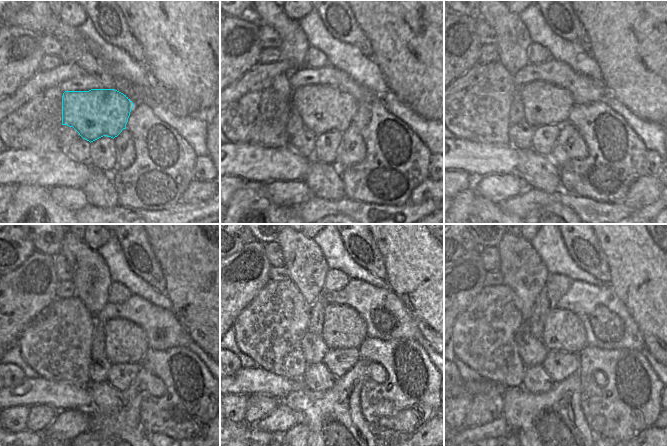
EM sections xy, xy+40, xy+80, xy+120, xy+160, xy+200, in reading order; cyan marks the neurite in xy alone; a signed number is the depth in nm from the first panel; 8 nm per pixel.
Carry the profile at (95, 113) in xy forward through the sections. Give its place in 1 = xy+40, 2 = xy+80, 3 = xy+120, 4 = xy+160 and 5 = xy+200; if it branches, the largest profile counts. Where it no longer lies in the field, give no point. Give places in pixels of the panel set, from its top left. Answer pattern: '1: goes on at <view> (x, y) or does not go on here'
1: goes on at xy+40 (322, 108)
2: goes on at xy+80 (545, 105)
3: goes on at xy+120 (109, 331)
4: goes on at xy+160 (342, 328)
5: goes on at xy+200 (563, 330)

